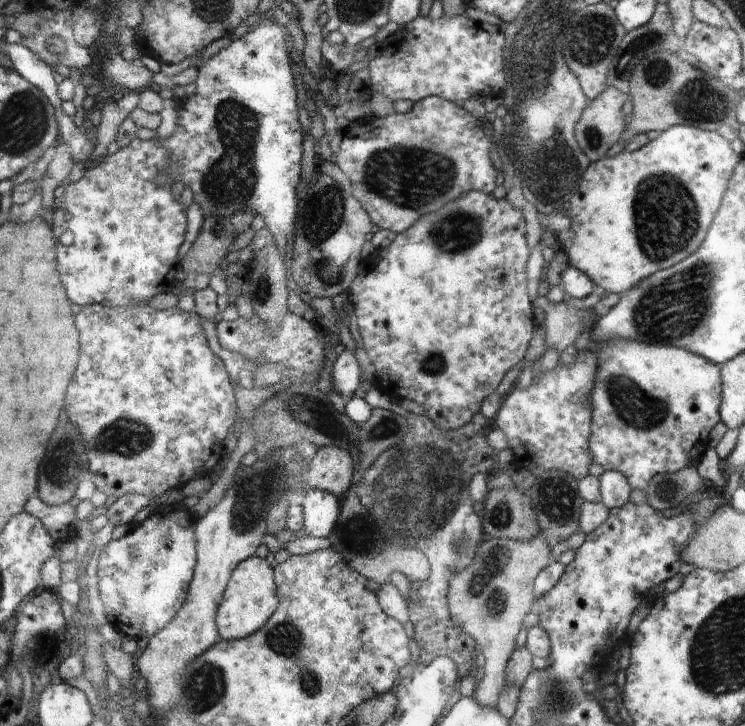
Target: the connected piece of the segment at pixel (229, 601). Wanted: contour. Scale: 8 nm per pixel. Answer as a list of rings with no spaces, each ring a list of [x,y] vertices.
[[[253,556],[240,562],[232,571],[231,580],[216,611],[216,626],[220,638],[226,640],[246,638],[266,626],[268,619],[275,614],[276,606],[279,606],[279,598],[276,598],[274,588],[276,588],[274,574],[266,558]]]

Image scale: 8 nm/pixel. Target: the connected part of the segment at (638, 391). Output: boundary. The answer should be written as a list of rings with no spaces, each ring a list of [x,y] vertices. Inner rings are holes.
[[[595,315],[594,322],[582,330],[582,334],[580,334],[580,337],[574,344],[580,352],[590,350],[594,356],[596,356],[596,352],[600,352],[600,356],[604,356],[604,368],[600,368],[600,384],[596,384],[596,396],[592,396],[592,392],[590,392],[590,456],[596,456],[596,464],[600,464],[604,471],[616,470],[622,472],[629,481],[630,488],[644,490],[656,475],[678,472],[688,468],[688,466],[694,466],[696,462],[700,462],[702,454],[710,447],[710,430],[716,426],[718,420],[721,420],[720,416],[718,416],[718,406],[722,406],[723,392],[723,378],[718,374],[720,365],[712,364],[712,361],[706,360],[704,356],[692,354],[692,352],[682,350],[682,348],[670,348],[670,346],[658,346],[658,344],[650,346],[648,343],[636,340],[622,340],[622,338],[620,340],[594,340],[592,332],[596,328],[598,319],[599,316]]]

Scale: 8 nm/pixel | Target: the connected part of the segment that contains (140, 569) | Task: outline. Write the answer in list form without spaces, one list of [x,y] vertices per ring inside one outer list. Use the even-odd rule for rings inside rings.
[[[180,503],[156,508],[138,527],[102,549],[97,572],[99,594],[112,628],[122,635],[136,640],[152,638],[184,606],[194,568],[199,564],[190,522],[190,518],[197,518],[190,512]]]

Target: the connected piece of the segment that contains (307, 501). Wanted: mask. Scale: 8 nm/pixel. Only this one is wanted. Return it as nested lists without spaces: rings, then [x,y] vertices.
[[[310,490],[302,500],[303,529],[312,538],[329,538],[342,510],[340,500],[328,492]]]

